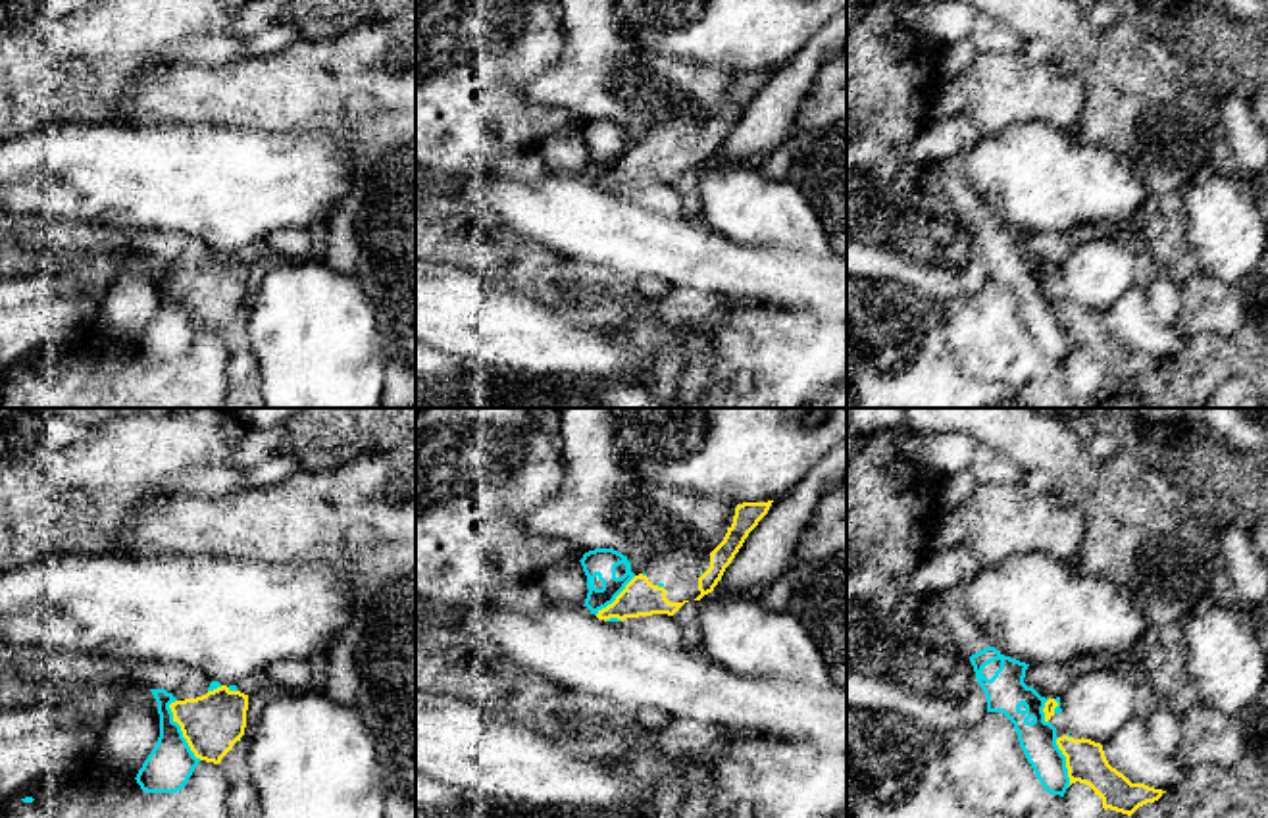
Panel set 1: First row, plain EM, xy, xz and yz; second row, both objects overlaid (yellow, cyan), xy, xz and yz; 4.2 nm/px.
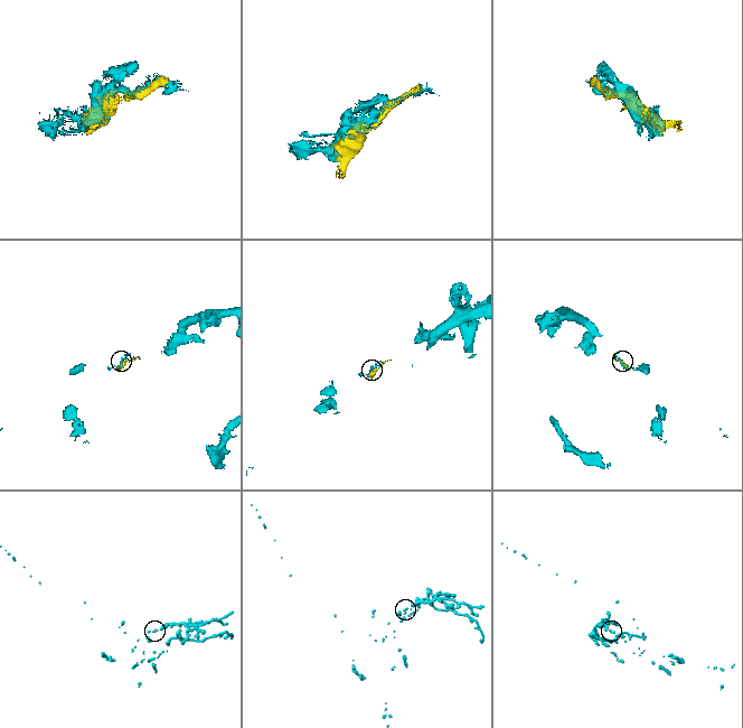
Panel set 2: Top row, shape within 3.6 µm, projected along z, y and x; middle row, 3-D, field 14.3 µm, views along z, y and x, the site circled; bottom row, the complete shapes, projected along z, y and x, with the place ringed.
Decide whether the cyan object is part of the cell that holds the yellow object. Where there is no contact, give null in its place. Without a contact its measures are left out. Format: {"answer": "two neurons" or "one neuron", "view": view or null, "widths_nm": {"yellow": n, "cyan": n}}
{"answer": "two neurons", "view": "xy", "widths_nm": {"yellow": 240, "cyan": 200}}

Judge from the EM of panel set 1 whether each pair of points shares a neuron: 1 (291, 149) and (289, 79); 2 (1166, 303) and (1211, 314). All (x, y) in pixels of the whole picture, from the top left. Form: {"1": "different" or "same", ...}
{"1": "different", "2": "different"}

